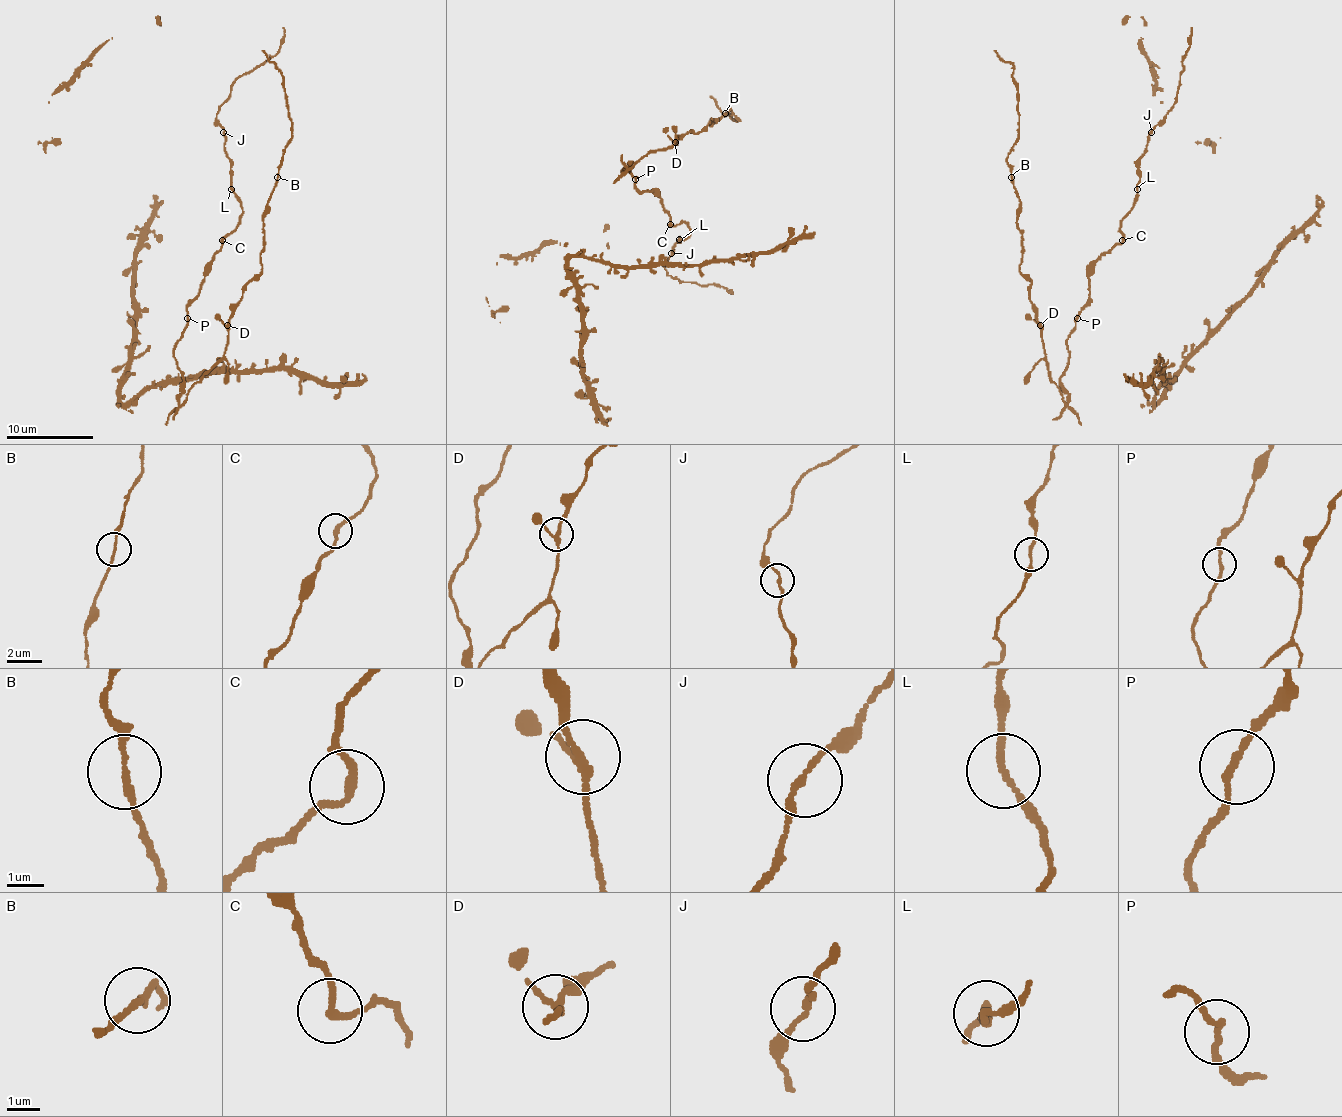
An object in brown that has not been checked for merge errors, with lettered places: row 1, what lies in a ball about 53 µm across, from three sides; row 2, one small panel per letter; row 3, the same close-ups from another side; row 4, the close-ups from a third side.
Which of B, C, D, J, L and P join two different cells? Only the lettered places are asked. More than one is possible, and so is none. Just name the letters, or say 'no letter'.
no letter

